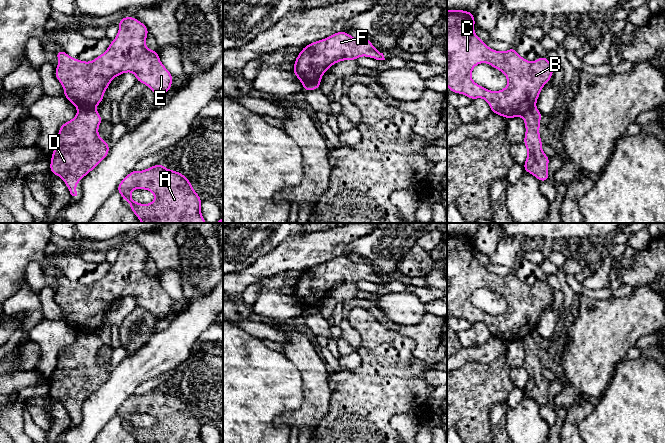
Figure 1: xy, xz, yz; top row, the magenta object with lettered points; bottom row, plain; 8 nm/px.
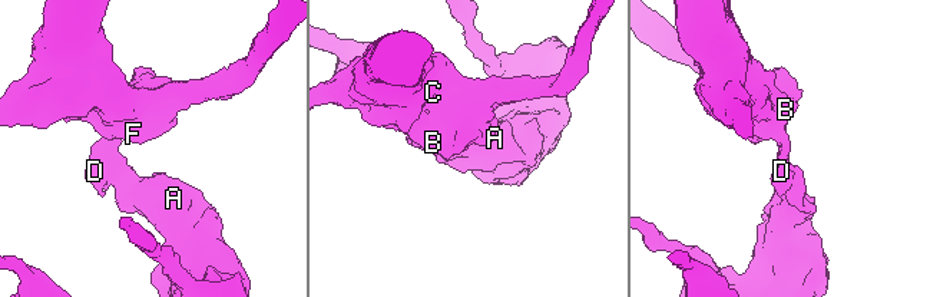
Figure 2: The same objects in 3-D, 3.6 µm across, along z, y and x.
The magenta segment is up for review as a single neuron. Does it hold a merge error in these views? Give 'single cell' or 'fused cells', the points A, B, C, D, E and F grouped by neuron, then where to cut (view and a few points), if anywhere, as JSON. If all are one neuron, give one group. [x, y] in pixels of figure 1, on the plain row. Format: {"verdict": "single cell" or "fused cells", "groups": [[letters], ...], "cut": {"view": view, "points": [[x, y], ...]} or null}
{"verdict": "fused cells", "groups": [["A", "D"], ["B", "C", "E", "F"]], "cut": {"view": "xz", "points": [[320, 302], [303, 308]]}}

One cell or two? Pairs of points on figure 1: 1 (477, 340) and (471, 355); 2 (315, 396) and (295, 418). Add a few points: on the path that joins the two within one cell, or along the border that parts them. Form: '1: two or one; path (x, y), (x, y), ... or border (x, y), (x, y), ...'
1: two; border (491, 336), (479, 346), (462, 347)
2: one; path (312, 402), (301, 413)

